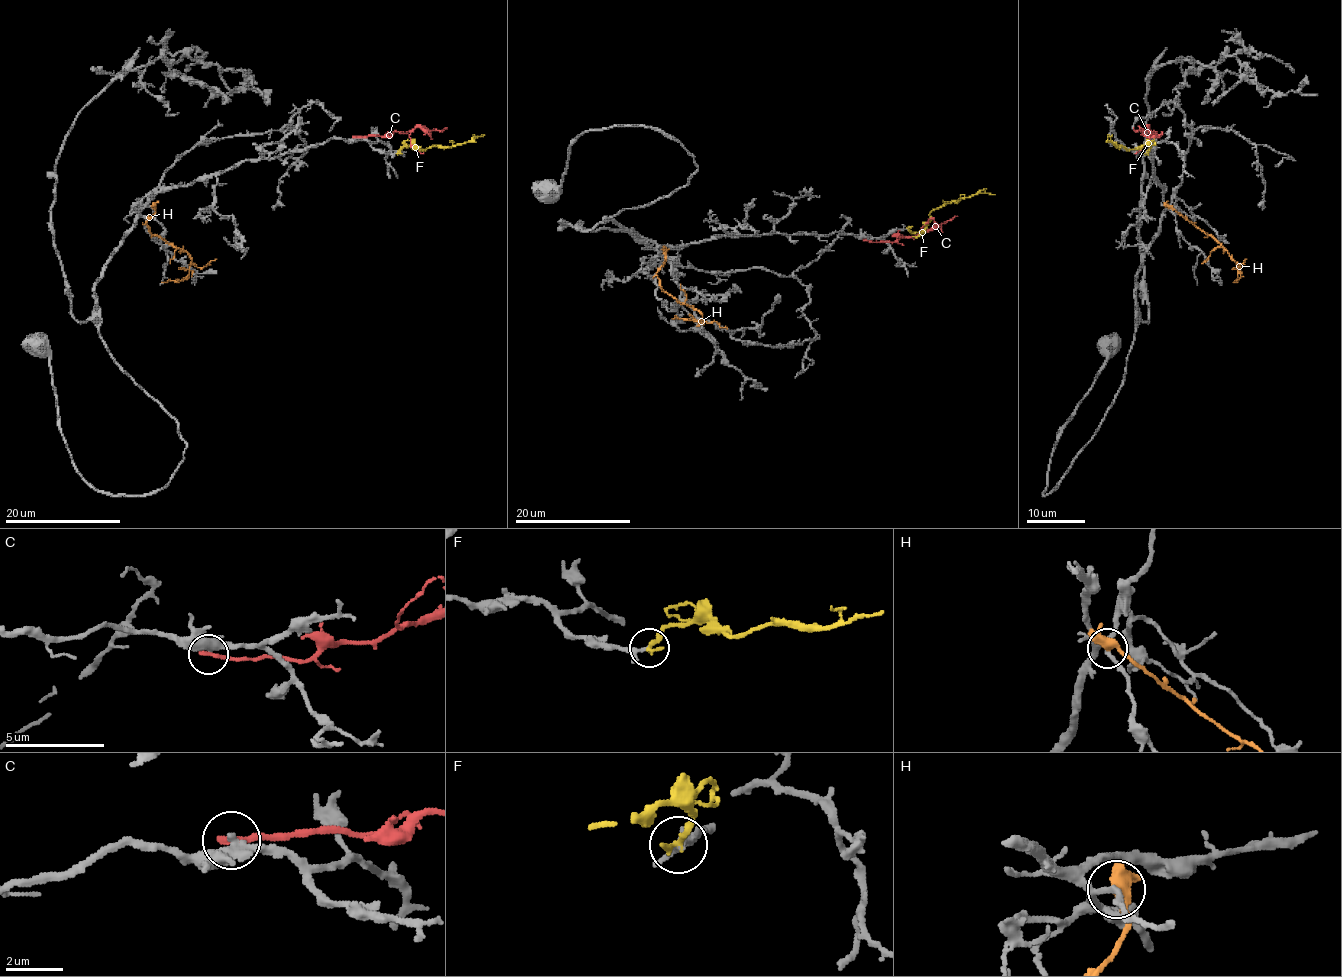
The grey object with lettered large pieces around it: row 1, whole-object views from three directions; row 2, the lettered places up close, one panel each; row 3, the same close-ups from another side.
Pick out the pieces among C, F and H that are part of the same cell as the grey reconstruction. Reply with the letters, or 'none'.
F

